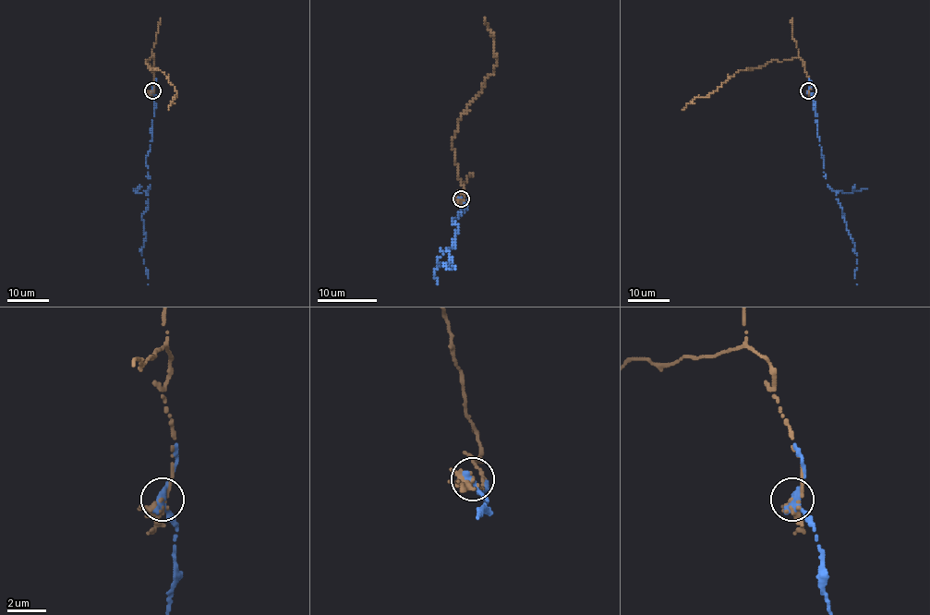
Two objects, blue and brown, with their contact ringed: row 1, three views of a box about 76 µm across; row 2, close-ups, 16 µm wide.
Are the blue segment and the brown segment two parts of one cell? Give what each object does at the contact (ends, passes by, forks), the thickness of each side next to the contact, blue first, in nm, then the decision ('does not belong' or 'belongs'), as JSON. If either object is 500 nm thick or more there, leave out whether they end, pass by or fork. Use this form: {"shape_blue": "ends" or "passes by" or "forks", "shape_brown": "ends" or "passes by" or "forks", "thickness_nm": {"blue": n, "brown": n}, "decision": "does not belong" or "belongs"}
{"shape_blue": "passes by", "shape_brown": "forks", "thickness_nm": {"blue": 400, "brown": 150}, "decision": "belongs"}

